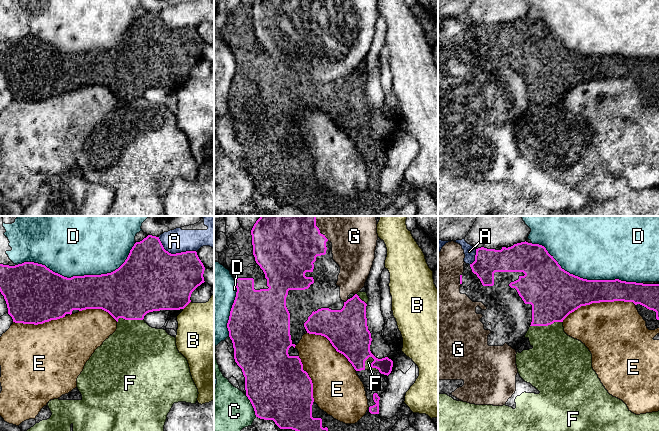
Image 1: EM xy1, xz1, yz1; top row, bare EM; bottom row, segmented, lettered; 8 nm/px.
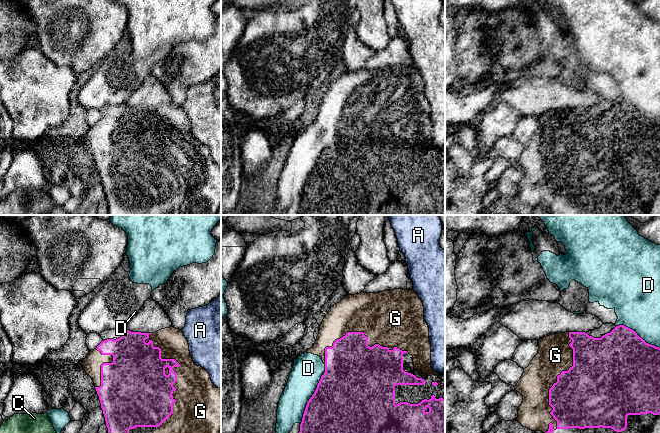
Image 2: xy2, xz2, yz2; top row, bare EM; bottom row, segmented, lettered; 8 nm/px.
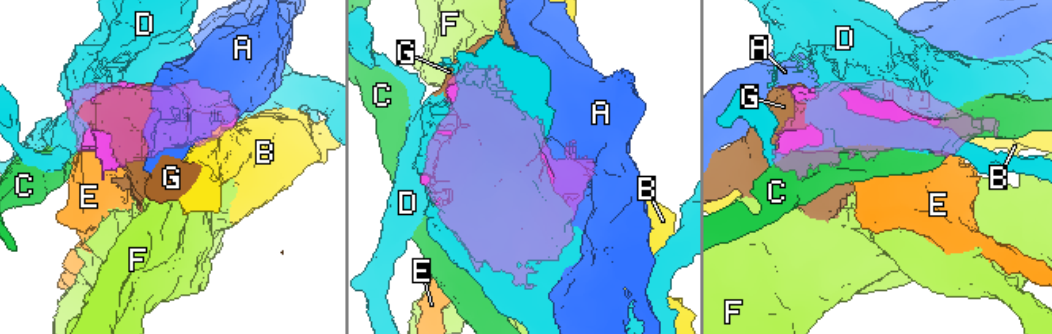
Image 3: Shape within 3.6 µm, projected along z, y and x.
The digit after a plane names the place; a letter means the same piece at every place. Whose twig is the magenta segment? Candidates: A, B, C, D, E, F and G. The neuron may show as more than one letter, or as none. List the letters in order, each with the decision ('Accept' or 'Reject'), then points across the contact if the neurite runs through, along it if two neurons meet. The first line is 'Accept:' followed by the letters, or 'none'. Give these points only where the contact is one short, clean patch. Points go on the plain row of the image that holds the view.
Accept: G
A: Reject
B: Reject
C: Reject
D: Reject
E: Reject
F: Reject
G: Accept

